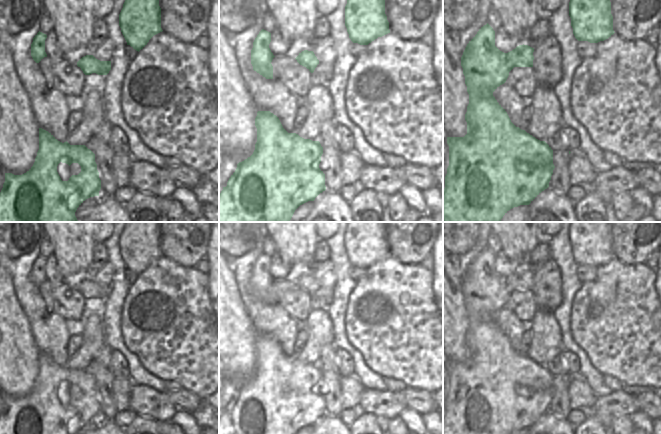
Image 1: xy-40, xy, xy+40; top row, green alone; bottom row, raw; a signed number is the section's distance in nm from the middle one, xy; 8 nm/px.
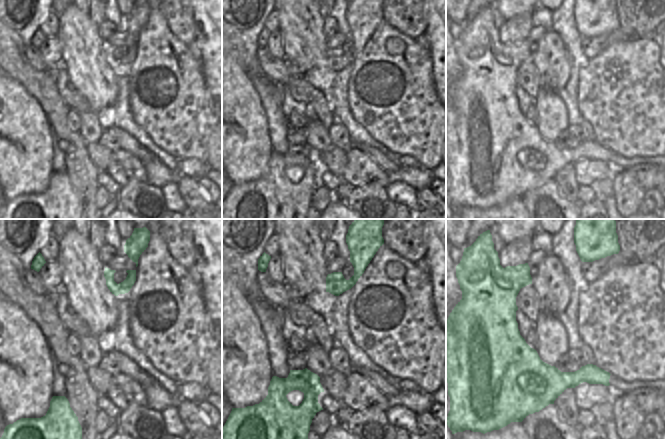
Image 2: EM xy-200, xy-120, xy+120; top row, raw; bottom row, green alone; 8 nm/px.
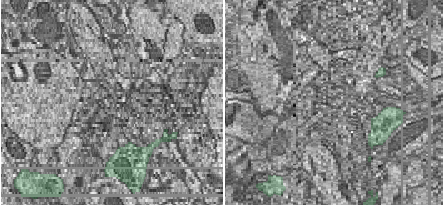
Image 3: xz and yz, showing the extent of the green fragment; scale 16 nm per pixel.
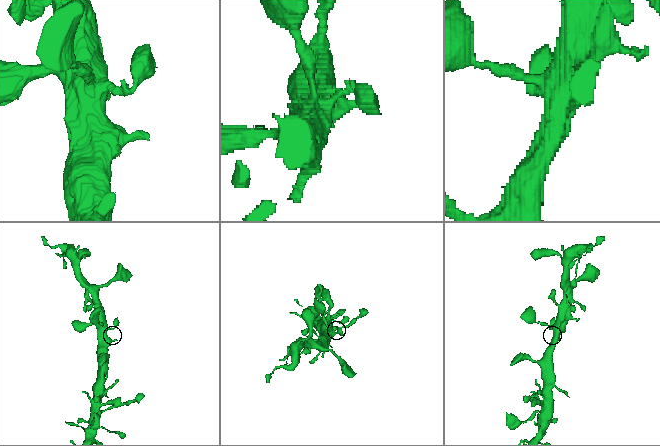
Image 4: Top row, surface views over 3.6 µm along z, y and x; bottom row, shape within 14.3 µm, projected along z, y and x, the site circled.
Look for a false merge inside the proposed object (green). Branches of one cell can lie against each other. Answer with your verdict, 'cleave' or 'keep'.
keep

